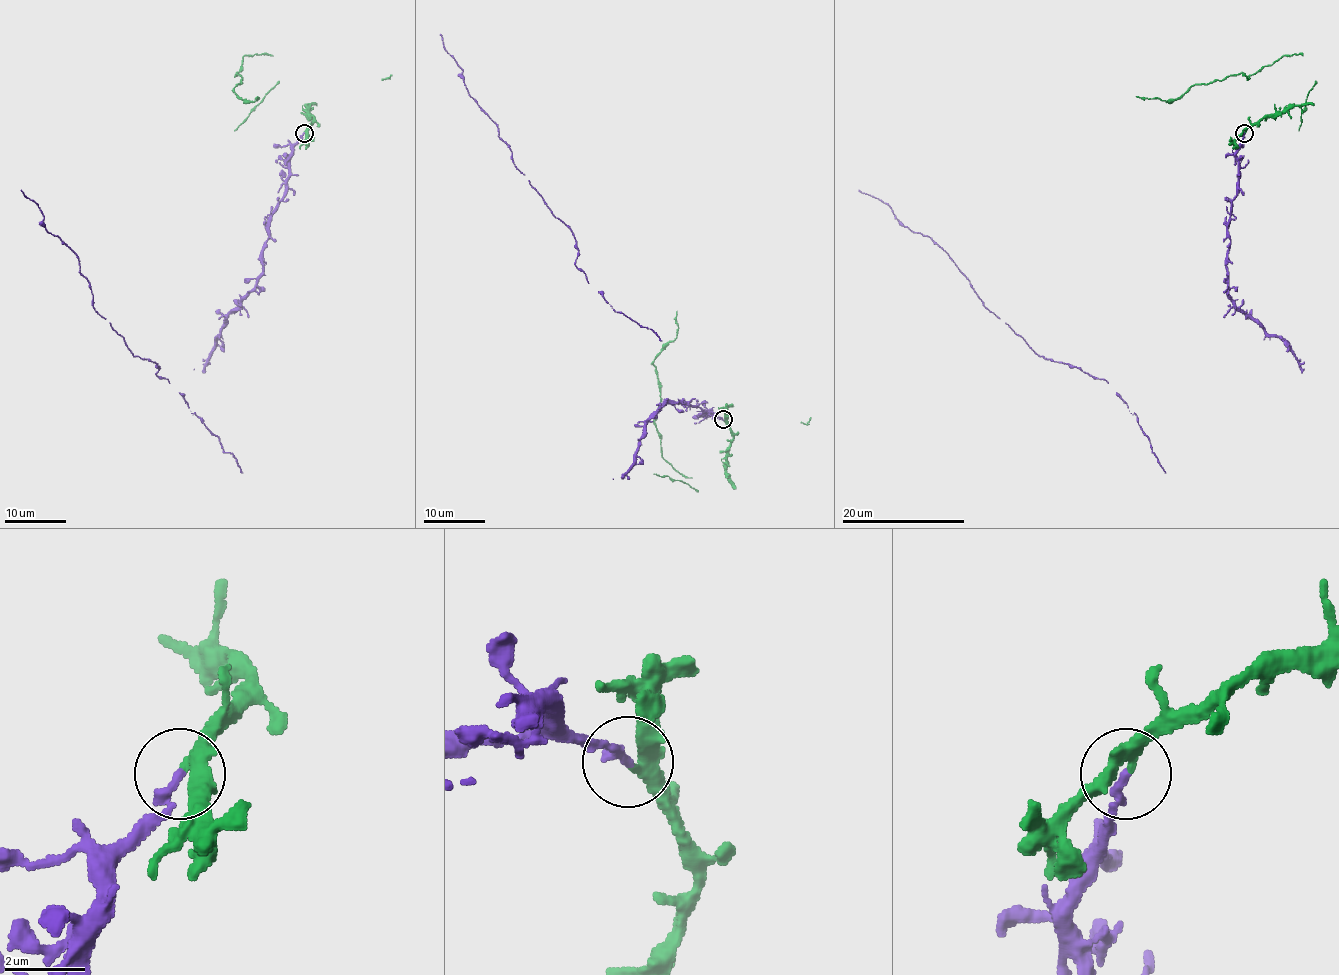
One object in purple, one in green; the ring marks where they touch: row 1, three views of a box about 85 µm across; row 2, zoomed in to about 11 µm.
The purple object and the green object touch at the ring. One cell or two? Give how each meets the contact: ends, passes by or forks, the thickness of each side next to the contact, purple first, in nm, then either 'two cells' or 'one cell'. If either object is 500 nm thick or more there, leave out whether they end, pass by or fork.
purple ends there; green passes by; 240 nm thick on the purple side, 260 nm on the other; two cells

